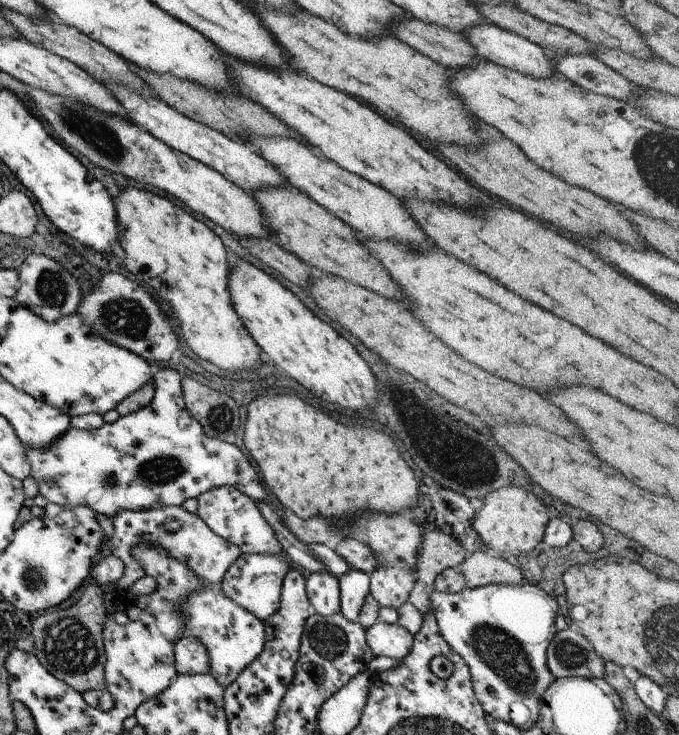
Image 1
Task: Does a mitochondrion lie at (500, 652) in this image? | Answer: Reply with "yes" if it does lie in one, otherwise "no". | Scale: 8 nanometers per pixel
yes

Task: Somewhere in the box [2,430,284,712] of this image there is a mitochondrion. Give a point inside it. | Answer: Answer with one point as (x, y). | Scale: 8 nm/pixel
(68, 644)

